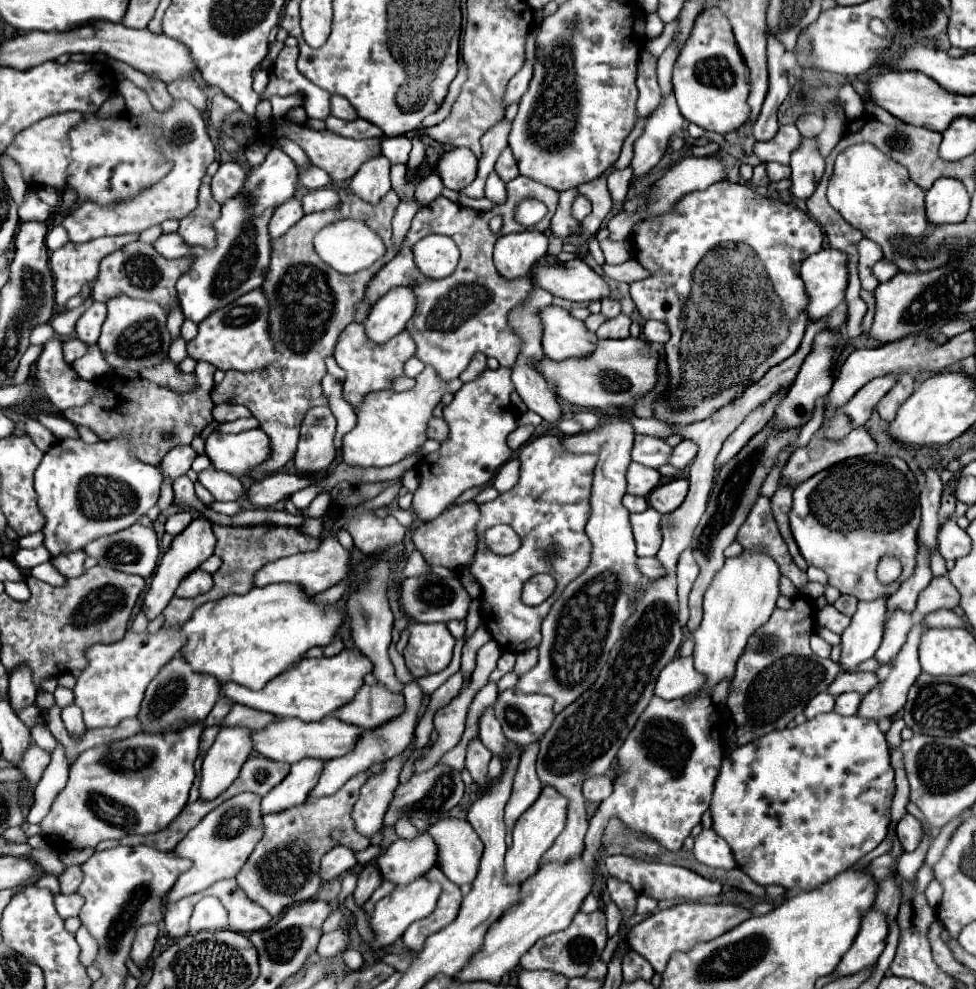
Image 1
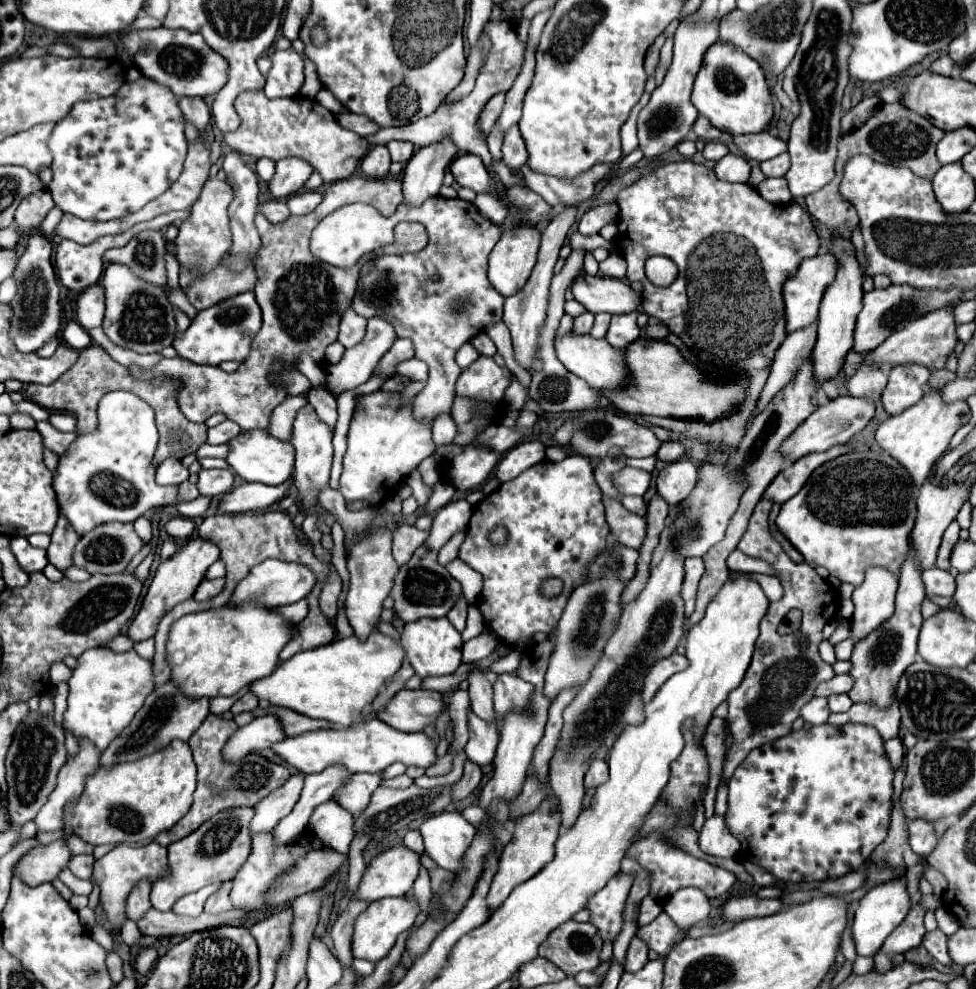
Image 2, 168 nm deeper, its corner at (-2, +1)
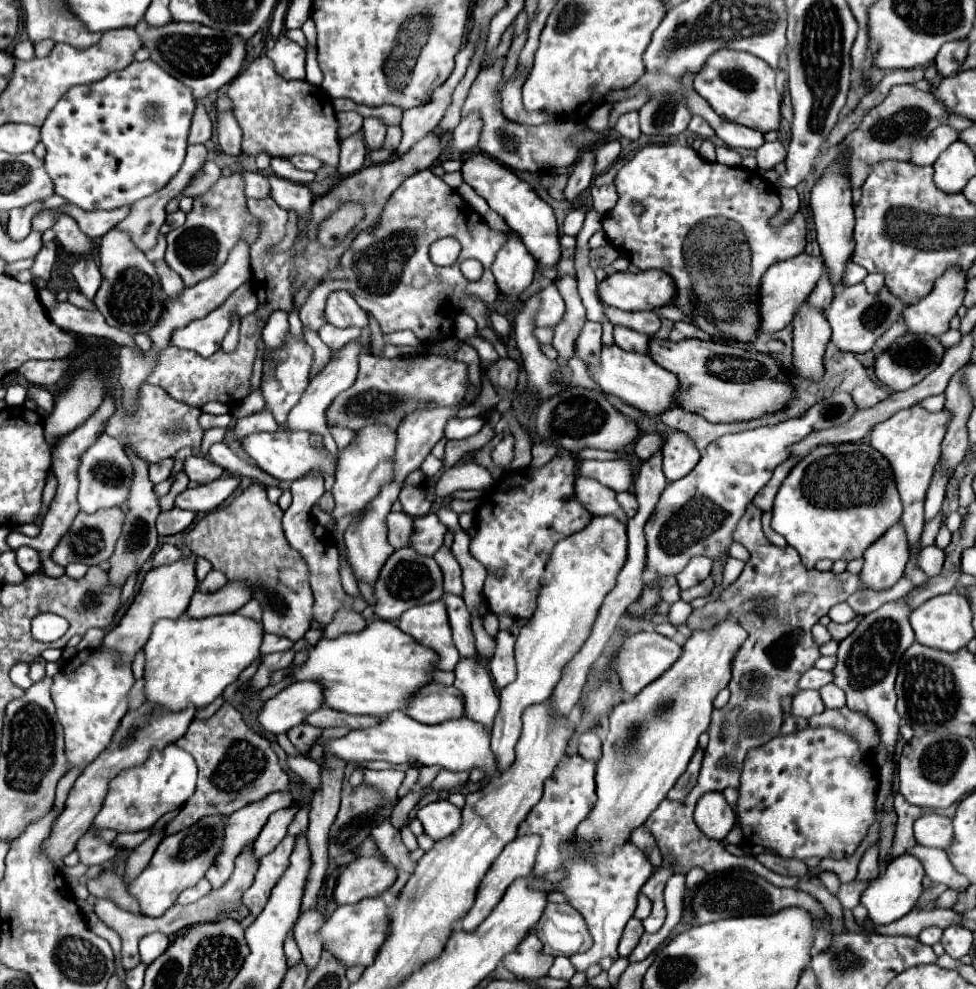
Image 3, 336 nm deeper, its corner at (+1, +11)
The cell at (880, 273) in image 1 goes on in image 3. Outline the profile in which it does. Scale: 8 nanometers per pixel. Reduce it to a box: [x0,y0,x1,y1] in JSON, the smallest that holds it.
[863,273,883,293]

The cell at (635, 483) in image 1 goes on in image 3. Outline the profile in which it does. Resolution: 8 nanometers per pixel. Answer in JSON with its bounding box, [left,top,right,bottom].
[577,459,633,491]

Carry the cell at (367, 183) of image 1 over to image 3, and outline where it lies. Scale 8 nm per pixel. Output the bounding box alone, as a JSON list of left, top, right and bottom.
[363,117,387,149]

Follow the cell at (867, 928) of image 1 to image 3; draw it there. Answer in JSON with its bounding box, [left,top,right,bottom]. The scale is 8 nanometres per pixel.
[861,853,925,925]

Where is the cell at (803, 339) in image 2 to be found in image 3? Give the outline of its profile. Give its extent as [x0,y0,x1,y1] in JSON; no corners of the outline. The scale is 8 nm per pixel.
[807,267,835,309]

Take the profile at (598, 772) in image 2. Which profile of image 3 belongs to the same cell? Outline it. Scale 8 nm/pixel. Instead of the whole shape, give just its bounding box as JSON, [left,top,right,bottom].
[577,729,601,761]

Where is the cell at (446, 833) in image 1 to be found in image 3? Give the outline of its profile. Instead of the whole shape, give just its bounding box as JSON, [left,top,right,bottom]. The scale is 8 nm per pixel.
[417,801,461,841]

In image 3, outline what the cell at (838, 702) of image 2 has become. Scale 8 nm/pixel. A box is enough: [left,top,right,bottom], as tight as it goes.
[819,683,845,709]

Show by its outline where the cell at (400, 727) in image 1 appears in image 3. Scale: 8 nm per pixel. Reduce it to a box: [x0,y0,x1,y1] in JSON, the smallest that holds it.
[251,805,297,859]

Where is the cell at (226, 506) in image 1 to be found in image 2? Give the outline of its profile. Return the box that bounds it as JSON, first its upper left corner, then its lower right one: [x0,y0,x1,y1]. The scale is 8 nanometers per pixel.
[52,391,210,537]

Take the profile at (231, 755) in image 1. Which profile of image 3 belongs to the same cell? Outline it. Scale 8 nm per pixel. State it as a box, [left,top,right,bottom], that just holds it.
[257,681,323,733]

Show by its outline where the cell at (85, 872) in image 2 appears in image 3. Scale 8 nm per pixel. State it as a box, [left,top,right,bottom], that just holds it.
[77,829,117,867]

